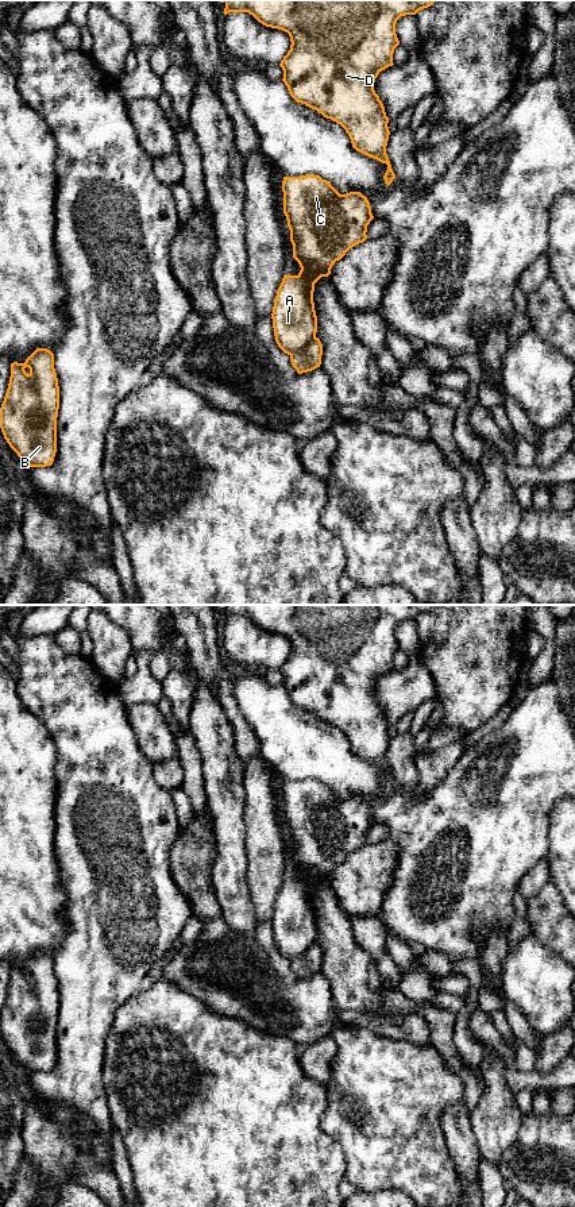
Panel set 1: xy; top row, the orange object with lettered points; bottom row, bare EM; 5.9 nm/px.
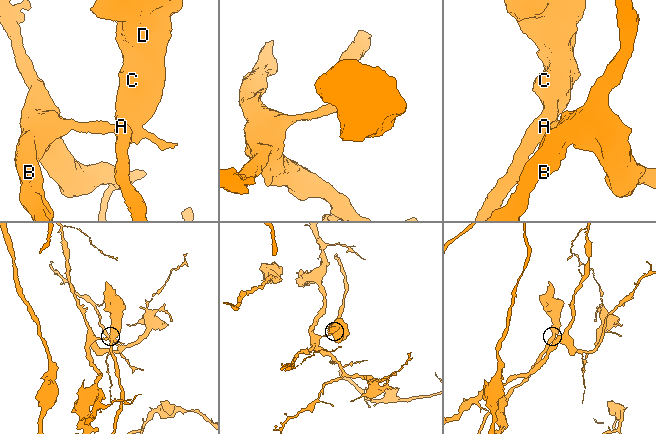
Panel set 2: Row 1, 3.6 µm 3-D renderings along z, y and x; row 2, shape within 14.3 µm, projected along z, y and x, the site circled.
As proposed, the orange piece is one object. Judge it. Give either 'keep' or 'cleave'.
keep

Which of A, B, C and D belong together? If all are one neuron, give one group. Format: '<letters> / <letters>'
A B C D

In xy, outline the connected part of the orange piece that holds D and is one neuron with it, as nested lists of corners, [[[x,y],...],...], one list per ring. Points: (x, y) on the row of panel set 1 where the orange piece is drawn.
[[[225,0],[224,15],[248,12],[266,27],[289,34],[290,50],[281,61],[282,81],[290,96],[340,124],[352,147],[387,165],[383,176],[390,185],[395,178],[386,146],[389,117],[374,90],[378,74],[393,66],[393,53],[400,45],[395,23],[401,16],[416,15],[436,0]]]

